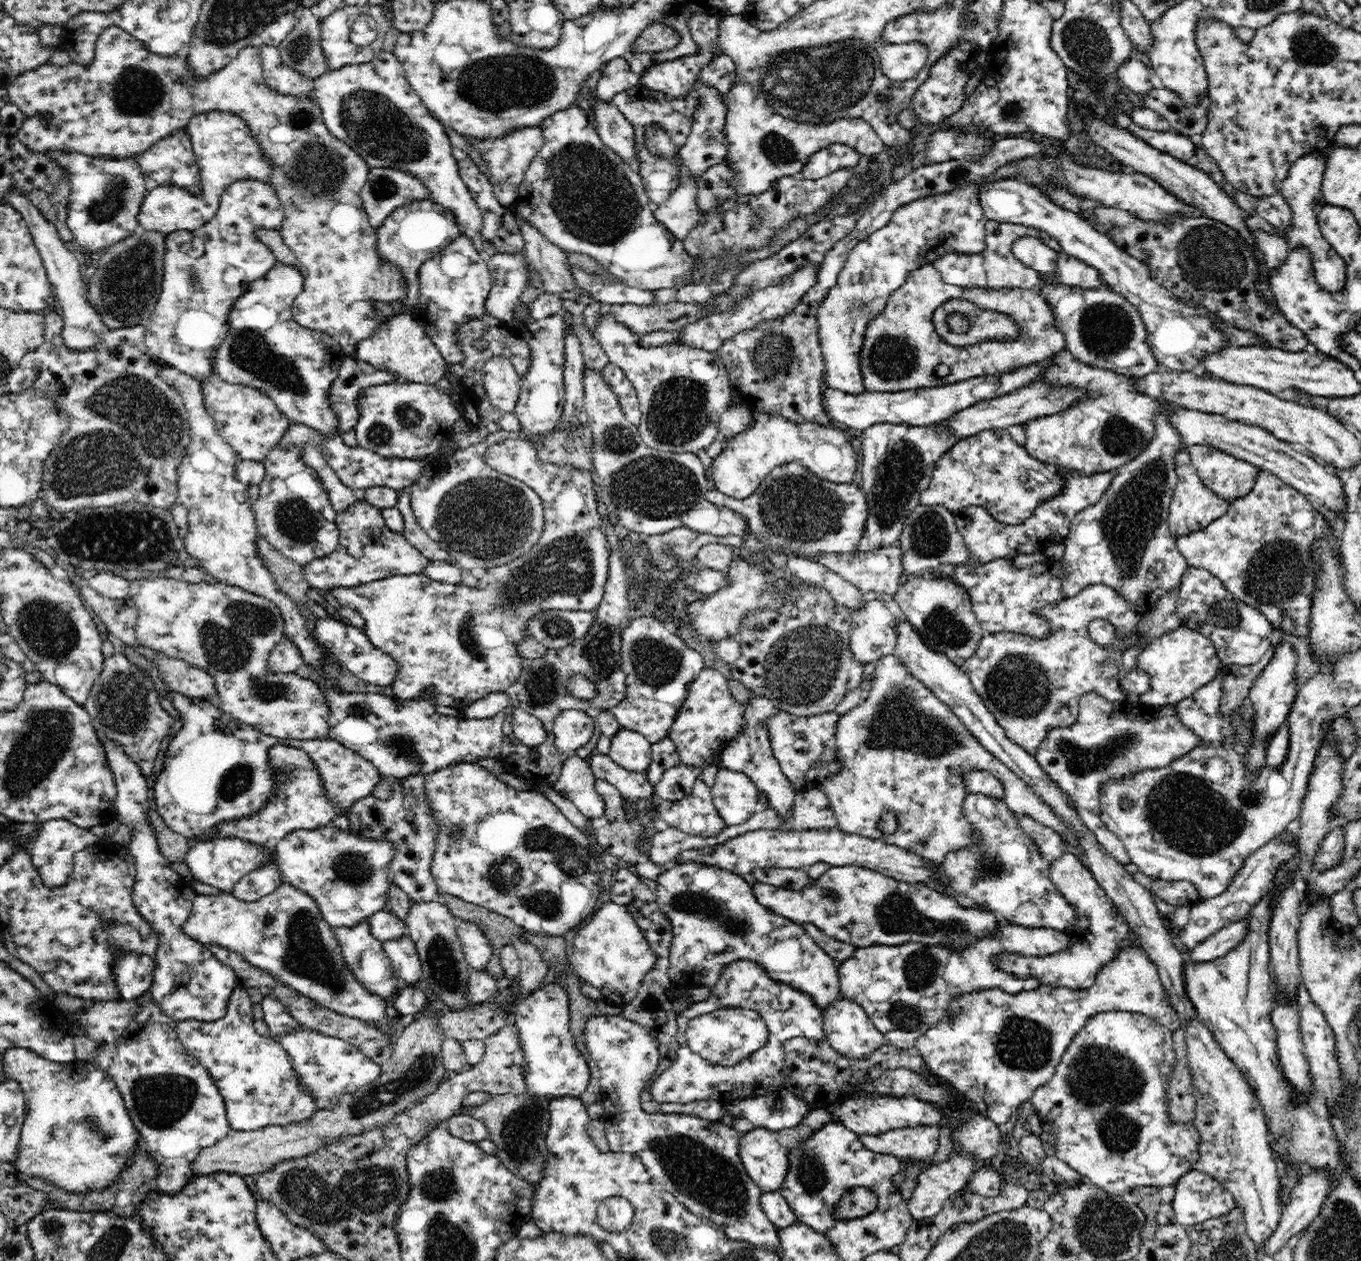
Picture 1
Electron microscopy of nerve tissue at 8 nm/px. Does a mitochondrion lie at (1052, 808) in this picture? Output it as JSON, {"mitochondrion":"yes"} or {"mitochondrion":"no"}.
{"mitochondrion":"no"}

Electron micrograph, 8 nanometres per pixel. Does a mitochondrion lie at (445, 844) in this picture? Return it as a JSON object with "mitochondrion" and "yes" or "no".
{"mitochondrion":"no"}

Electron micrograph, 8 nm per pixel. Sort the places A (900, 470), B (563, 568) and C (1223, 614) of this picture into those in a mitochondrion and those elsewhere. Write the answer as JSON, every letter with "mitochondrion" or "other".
{"A":"mitochondrion","B":"mitochondrion","C":"mitochondrion"}

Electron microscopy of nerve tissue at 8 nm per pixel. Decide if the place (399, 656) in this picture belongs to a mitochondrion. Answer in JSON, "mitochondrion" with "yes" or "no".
{"mitochondrion":"no"}

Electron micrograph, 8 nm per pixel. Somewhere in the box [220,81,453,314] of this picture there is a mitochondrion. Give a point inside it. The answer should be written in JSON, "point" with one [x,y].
{"point":[382,129]}

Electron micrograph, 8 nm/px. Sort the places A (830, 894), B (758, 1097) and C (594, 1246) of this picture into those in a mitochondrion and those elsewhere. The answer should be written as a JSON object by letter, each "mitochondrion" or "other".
{"A":"other","B":"other","C":"other"}

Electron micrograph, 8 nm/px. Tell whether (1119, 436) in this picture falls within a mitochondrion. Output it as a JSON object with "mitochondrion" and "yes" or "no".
{"mitochondrion":"yes"}

